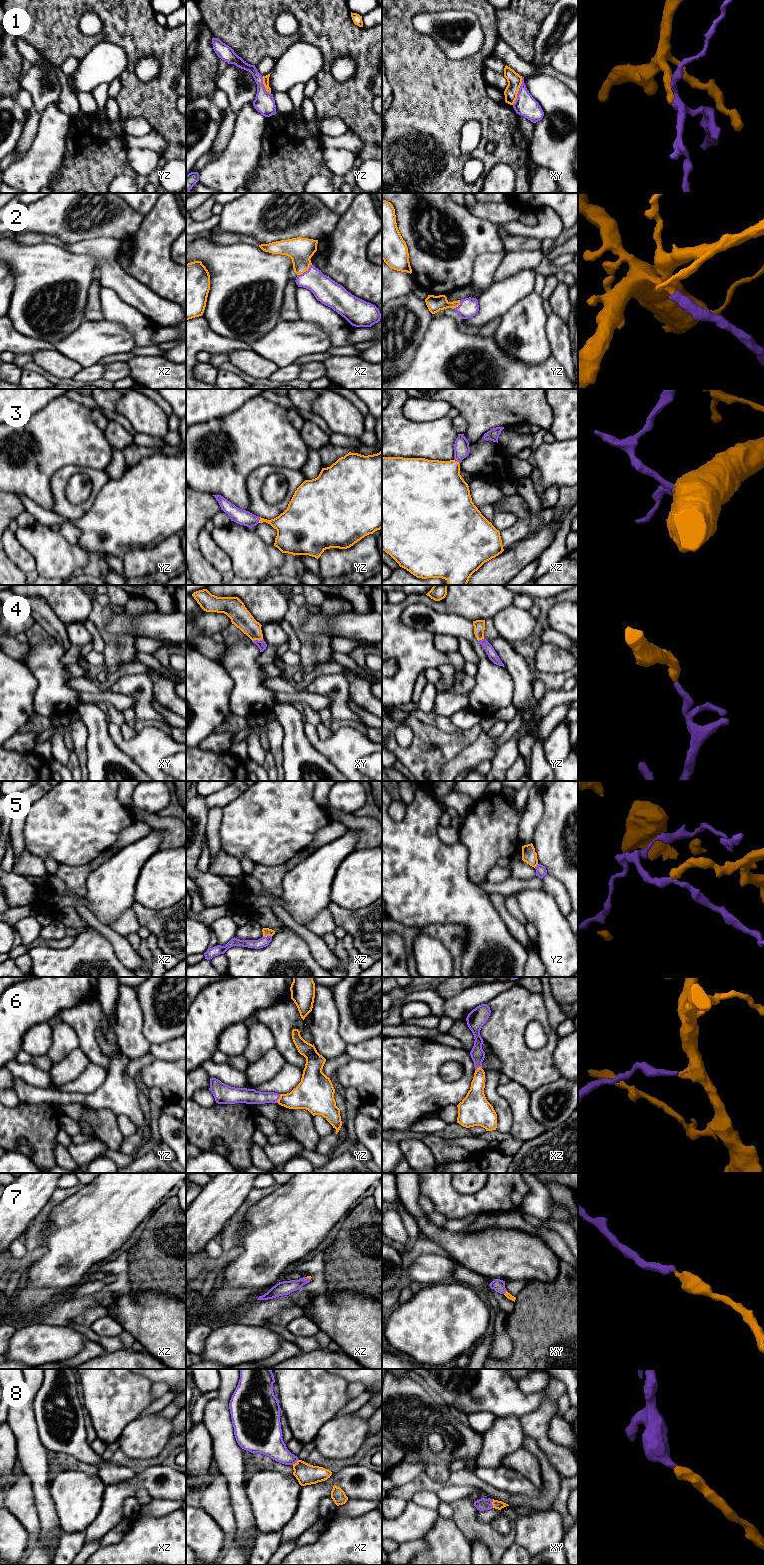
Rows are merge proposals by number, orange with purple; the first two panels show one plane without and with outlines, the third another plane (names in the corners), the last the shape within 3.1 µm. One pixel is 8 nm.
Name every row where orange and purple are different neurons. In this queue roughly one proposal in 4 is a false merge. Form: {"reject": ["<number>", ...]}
{"reject": ["1", "5"]}

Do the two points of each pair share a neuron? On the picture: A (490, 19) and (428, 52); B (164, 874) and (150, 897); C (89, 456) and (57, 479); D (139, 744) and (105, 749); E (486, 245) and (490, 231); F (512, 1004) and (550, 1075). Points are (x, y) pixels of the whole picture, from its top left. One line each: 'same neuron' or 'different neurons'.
A: same neuron
B: same neuron
C: different neurons
D: different neurons
E: same neuron
F: same neuron

